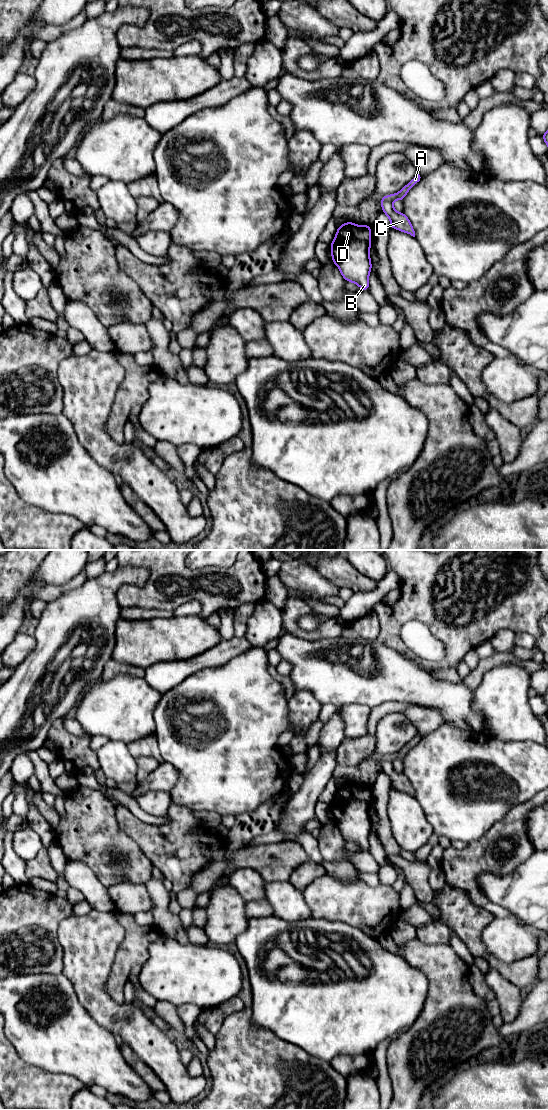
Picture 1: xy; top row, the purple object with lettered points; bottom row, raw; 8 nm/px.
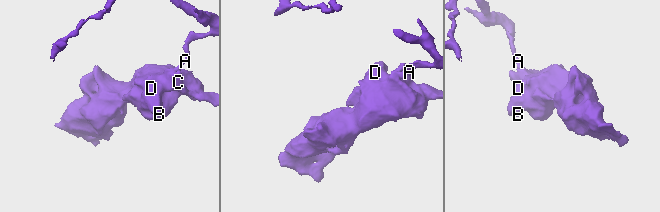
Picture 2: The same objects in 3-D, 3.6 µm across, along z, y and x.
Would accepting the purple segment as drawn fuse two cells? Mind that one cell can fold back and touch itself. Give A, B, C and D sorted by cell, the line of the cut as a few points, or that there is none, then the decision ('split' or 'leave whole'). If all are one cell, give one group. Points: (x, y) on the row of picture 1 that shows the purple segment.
A / B C D | xy (381, 198), (388, 199), (391, 202) | split

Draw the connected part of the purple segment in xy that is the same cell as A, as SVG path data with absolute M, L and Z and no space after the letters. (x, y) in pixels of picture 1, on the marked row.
M417 174L409 183L407 183L398 193L390 194L381 197L382 200L389 200L391 202L395 200L401 200L403 202L405 196L409 192L411 188L413 188L419 181L420 181L420 175Z

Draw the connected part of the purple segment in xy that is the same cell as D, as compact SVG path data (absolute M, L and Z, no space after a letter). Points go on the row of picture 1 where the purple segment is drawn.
M350 220L337 227L330 244L332 263L338 266L345 281L357 284L362 291L369 290L371 234L369 225L355 225Z

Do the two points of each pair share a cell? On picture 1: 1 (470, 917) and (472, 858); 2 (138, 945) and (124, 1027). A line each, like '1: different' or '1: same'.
1: different
2: different

